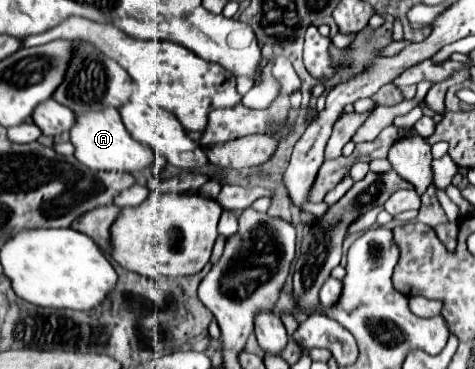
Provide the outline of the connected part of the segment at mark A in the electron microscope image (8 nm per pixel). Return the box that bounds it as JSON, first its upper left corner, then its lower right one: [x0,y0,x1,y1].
[70,108,158,176]

